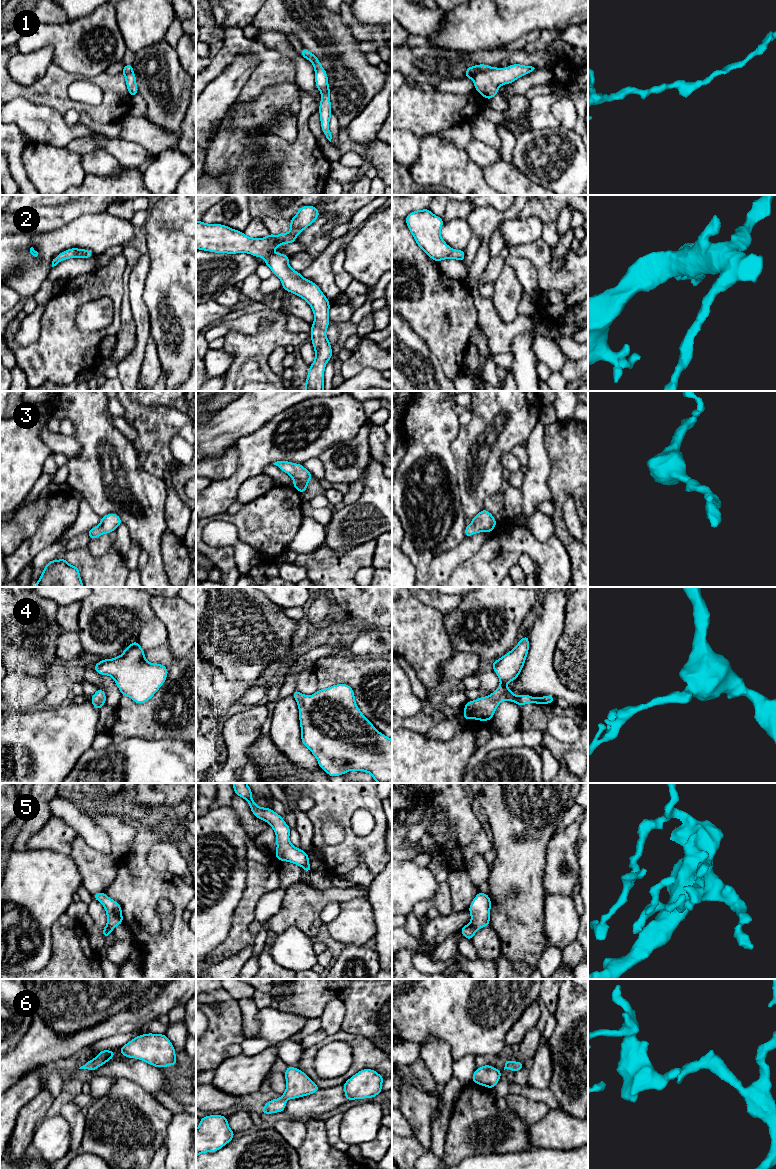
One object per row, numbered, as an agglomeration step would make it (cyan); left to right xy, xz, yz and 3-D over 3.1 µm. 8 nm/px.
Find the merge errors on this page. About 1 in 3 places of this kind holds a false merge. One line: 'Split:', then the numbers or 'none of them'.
Split: 1, 5

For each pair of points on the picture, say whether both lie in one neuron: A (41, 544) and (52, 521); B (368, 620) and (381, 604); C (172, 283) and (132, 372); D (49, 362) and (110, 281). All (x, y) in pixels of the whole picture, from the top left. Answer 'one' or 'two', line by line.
A: one
B: one
C: two
D: one

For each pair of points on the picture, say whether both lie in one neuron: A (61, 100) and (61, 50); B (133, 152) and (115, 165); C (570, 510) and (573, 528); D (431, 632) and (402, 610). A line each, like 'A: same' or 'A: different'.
A: different
B: different
C: same
D: same

